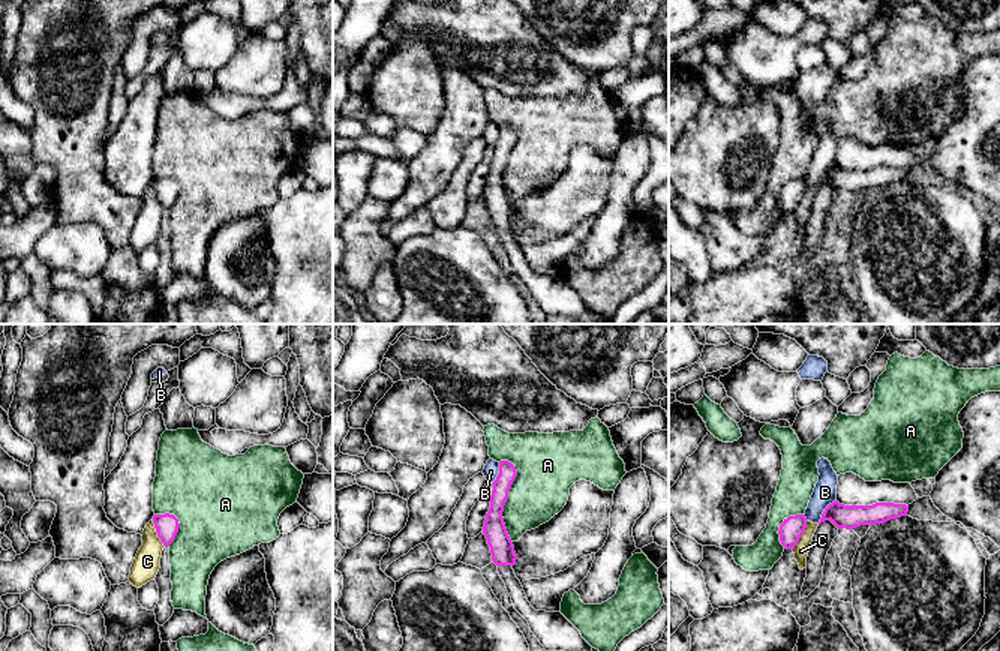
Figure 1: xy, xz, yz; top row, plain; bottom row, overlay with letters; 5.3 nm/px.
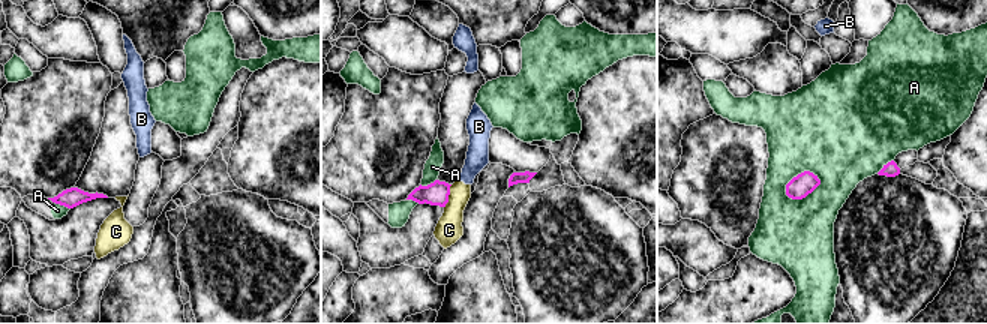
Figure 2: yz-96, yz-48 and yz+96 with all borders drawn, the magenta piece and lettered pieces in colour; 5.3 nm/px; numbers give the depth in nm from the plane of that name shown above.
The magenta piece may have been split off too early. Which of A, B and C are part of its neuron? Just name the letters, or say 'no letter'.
no letter

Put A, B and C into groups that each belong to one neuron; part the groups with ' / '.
A / B C

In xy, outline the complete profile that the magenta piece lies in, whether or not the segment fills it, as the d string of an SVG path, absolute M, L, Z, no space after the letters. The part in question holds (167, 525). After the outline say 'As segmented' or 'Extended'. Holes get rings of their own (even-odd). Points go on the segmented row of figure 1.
M169 513L154 514L153 524L163 546L169 546L178 532L178 519Z. As segmented

